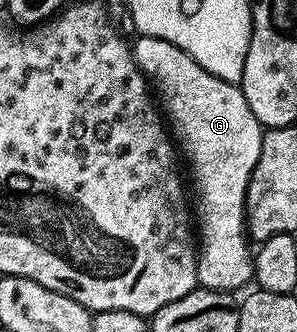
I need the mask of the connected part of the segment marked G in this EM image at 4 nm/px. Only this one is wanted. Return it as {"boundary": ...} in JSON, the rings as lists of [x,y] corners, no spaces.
{"boundary":[[[140,35],[137,40],[137,43],[131,44],[132,59],[148,80],[155,98],[164,99],[163,110],[166,112],[171,134],[178,144],[178,151],[183,162],[186,167],[186,162],[188,162],[188,167],[192,170],[190,187],[191,190],[192,187],[196,190],[194,223],[198,228],[196,282],[205,291],[236,293],[239,287],[244,287],[247,283],[251,284],[254,279],[254,251],[251,246],[248,248],[250,236],[246,230],[244,202],[248,182],[254,173],[254,165],[258,165],[264,131],[254,117],[250,105],[246,105],[244,92],[237,84],[227,83],[214,77],[206,69],[202,69],[202,65],[198,65],[194,57],[190,57],[182,49],[178,49],[178,45],[170,41],[155,39],[149,35]]]}

